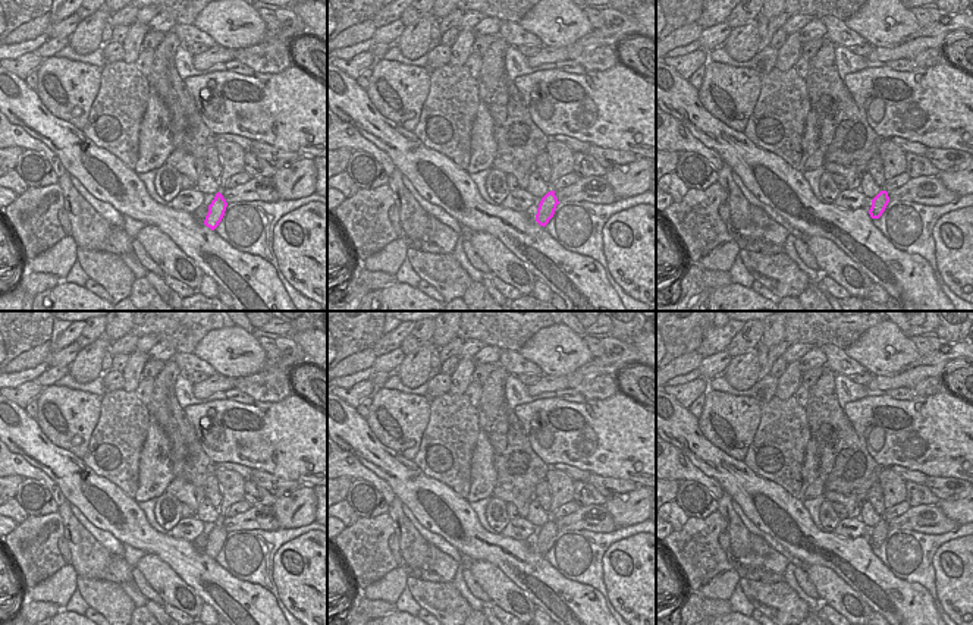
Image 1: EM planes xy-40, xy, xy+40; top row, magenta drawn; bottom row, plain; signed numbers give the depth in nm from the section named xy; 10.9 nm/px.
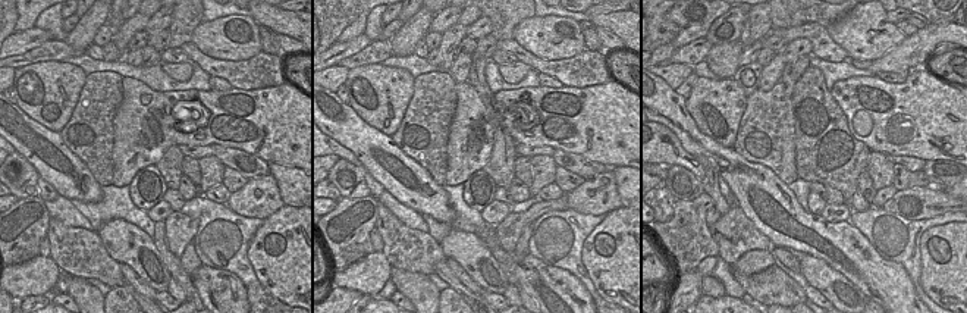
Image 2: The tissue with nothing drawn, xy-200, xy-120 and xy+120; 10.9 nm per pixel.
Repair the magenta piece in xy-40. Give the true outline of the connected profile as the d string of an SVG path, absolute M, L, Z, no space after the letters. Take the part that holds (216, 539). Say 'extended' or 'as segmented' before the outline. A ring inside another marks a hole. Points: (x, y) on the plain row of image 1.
as segmented; M220 521L216 522L214 528L208 534L208 541L205 544L204 553L214 559L222 550L227 531Z

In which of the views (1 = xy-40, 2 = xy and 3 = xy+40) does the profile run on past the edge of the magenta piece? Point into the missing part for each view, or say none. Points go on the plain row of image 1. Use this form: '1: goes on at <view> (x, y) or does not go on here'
1: does not go on here
2: does not go on here
3: does not go on here

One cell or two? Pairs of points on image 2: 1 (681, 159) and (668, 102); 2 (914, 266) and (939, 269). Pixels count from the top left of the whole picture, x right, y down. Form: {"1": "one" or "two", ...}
{"1": "two", "2": "two"}

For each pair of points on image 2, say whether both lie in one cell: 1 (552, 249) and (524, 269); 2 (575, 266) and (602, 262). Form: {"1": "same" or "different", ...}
{"1": "different", "2": "different"}

